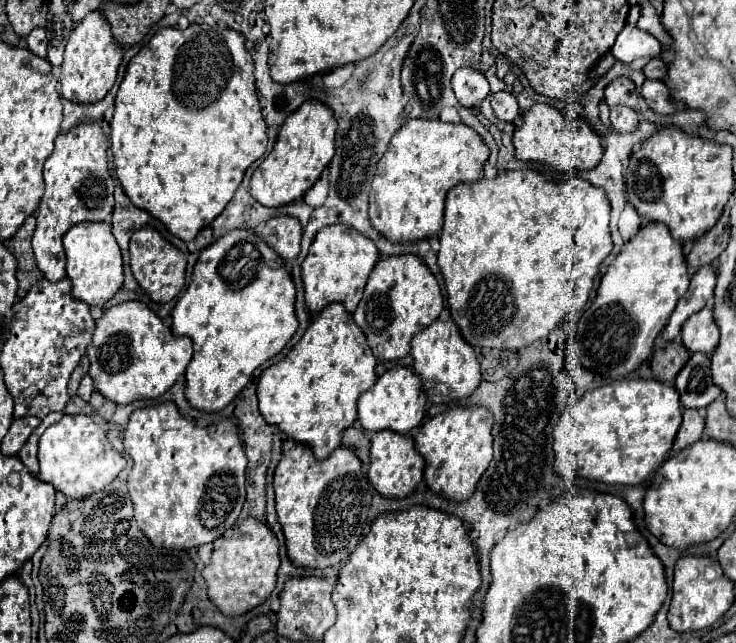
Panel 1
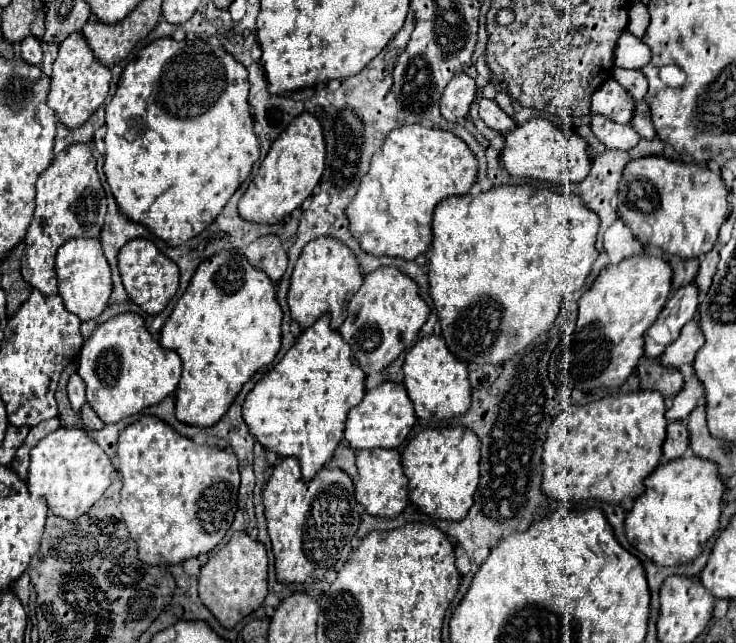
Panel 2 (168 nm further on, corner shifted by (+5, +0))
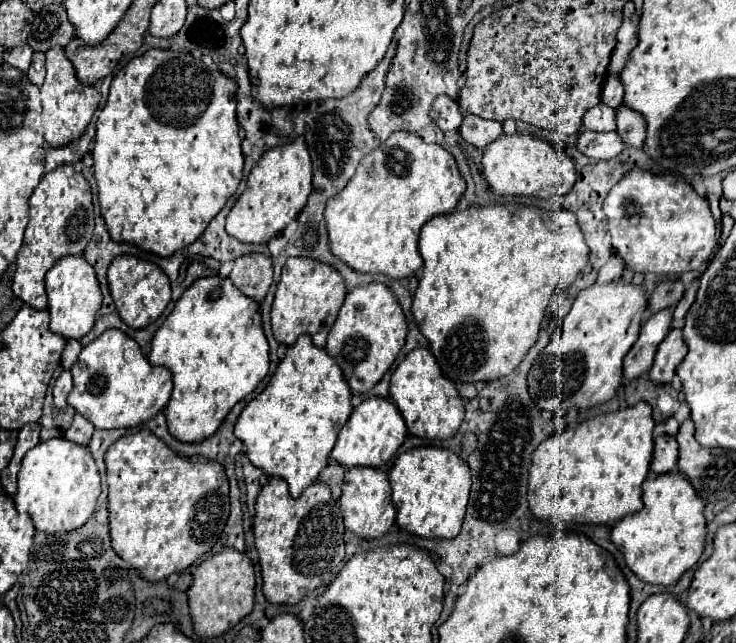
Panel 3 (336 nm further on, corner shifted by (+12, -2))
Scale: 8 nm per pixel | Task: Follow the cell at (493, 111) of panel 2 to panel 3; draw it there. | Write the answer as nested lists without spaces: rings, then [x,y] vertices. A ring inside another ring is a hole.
[[[464,115],[464,121],[460,125],[460,137],[468,141],[470,145],[484,149],[488,143],[496,141],[502,135],[502,123],[490,121],[490,119],[480,119],[474,115]]]

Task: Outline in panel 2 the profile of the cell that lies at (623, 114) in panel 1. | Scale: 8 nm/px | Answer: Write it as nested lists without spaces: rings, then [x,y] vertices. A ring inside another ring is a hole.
[[[603,115],[591,117],[591,131],[597,135],[601,143],[605,143],[609,149],[633,149],[639,143],[639,133],[633,129],[633,125],[619,125]]]

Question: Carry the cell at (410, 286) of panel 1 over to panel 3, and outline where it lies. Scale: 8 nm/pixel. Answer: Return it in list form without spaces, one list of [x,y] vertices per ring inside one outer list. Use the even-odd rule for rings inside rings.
[[[368,283],[346,295],[338,319],[328,335],[326,351],[336,359],[352,393],[368,393],[384,377],[406,343],[406,319],[384,283]]]

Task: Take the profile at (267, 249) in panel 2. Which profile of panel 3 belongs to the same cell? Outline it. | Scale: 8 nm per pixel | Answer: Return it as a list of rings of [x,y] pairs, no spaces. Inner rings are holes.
[[[262,253],[244,255],[234,261],[228,277],[244,295],[260,303],[272,285],[272,259]]]

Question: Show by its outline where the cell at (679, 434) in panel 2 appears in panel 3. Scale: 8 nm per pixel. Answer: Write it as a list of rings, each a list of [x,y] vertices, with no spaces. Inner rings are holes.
[[[660,435],[654,441],[654,457],[650,463],[650,471],[654,475],[670,473],[676,469],[676,459],[678,459],[678,443],[670,435]]]

